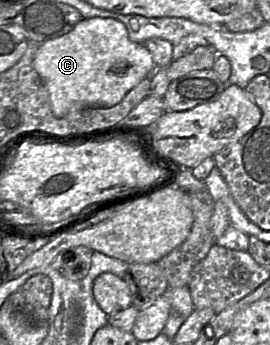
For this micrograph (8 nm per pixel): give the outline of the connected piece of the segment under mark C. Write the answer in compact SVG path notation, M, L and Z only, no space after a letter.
M82 18L68 33L41 43L34 68L48 91L57 118L90 107L112 107L156 68L144 44L129 39L125 25L113 18Z

